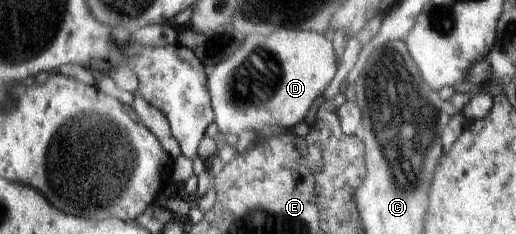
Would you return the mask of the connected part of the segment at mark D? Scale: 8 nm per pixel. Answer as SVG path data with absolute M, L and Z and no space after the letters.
M277 28L269 36L253 34L249 36L237 52L229 58L215 65L210 74L207 74L207 90L211 108L213 109L214 122L219 133L235 134L252 131L258 134L263 126L276 126L293 129L293 126L305 120L311 104L316 98L323 95L329 83L333 80L338 69L337 56L328 36L317 34L313 31L289 30L289 28Z

